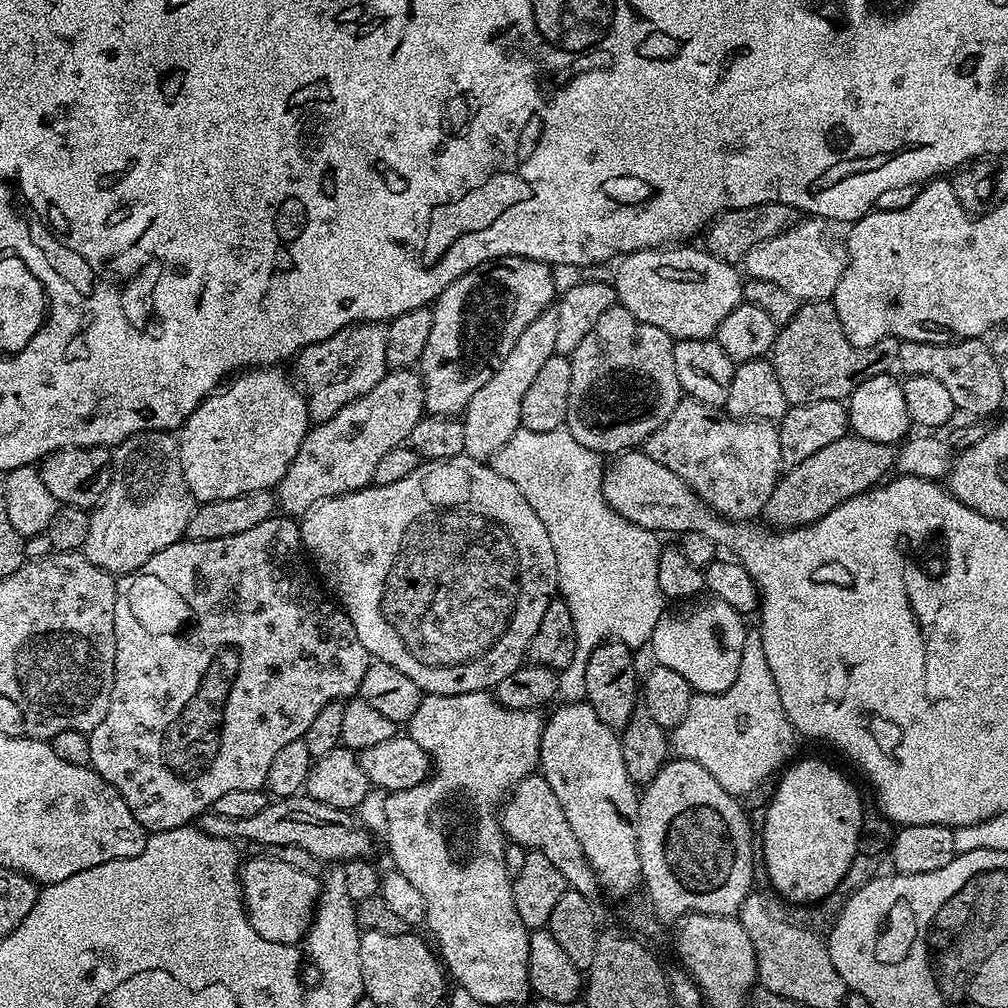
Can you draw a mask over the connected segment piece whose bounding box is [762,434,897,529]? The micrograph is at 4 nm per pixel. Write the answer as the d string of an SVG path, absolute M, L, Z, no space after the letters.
M849 434L830 442L824 449L810 454L806 461L787 469L780 477L773 494L766 502L762 516L769 525L778 528L804 527L825 517L835 506L875 487L888 470L893 469L897 449L886 443L874 443Z

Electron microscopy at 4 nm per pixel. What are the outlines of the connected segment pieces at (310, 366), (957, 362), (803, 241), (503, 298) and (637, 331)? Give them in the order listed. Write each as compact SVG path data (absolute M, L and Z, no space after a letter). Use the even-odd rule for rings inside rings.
M380 322L352 324L349 328L343 328L330 334L330 338L314 342L296 353L294 357L294 365L296 364L294 380L304 394L304 401L308 407L308 419L312 424L321 424L334 418L334 414L338 414L338 410L342 410L362 394L374 390L374 386L378 386L378 382L382 382L382 378L388 375L390 369L386 362L387 333L387 327Z
M980 338L953 340L950 344L902 340L898 346L896 362L904 376L924 374L942 382L942 386L950 390L950 398L954 398L957 409L969 412L974 418L986 418L984 416L998 411L1006 396L1006 389L1002 386L1002 374L998 374L998 362L994 362L991 347Z
M819 218L801 219L800 223L795 224L790 230L786 230L774 238L766 238L766 242L758 242L758 246L754 246L750 250L750 254L746 254L746 258L742 261L743 271L745 273L748 271L747 275L751 279L774 282L776 285L782 286L801 302L832 300L838 290L838 282L842 282L842 274L848 265L848 250L845 241L841 237L839 240L828 228L831 227L827 220Z
M503 256L471 268L466 274L462 274L462 278L446 286L446 290L434 301L434 326L430 326L430 339L426 342L426 350L422 350L418 365L424 386L424 411L427 415L459 417L464 412L470 398L491 380L497 365L514 349L514 344L526 330L526 326L547 308L553 307L558 296L558 287L556 288L552 272L549 265L537 260Z
M614 307L606 310L606 314L602 314L602 318L598 318L594 330L590 330L590 334L586 334L586 338L582 338L578 350L574 350L570 354L572 362L572 377L570 378L570 402L566 410L566 427L570 435L578 442L582 442L584 449L589 448L601 454L619 454L635 449L637 446L643 445L646 438L650 438L650 434L654 434L654 430L658 430L658 426L662 426L662 422L666 422L666 418L670 418L670 414L674 414L674 406L678 406L678 402L682 399L680 391L680 383L678 382L678 374L674 371L674 350L672 349L674 341L662 330L658 330L658 326L650 326L650 322L638 322L638 318L634 318L634 314L630 314L630 310L622 307Z

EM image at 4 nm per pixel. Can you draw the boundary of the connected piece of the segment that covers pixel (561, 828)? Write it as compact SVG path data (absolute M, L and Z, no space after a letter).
M533 774L522 778L512 789L510 795L503 801L502 811L500 812L500 825L504 828L504 835L513 844L520 844L522 848L529 852L541 852L550 858L550 863L566 878L571 891L582 894L586 899L595 901L596 895L602 892L600 882L596 878L596 871L590 866L582 846L578 842L578 837L574 835L574 830L570 822L566 822L566 810L562 810L562 802L554 790L550 790L550 782L542 774Z

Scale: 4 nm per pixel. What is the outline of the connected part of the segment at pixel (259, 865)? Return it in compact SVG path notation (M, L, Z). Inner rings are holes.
M267 854L245 859L239 874L244 910L252 929L270 942L299 945L312 923L314 901L322 891L321 881Z

